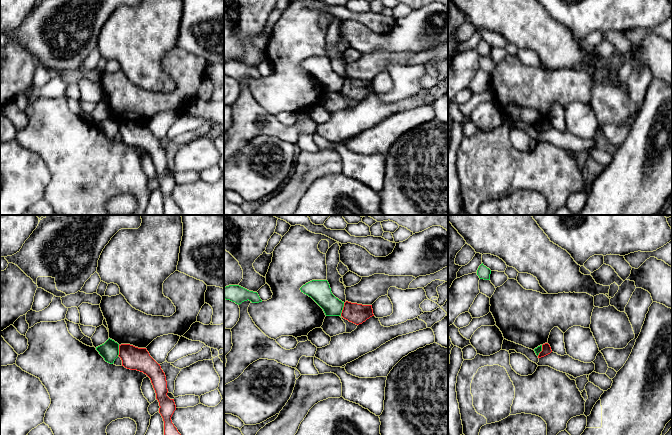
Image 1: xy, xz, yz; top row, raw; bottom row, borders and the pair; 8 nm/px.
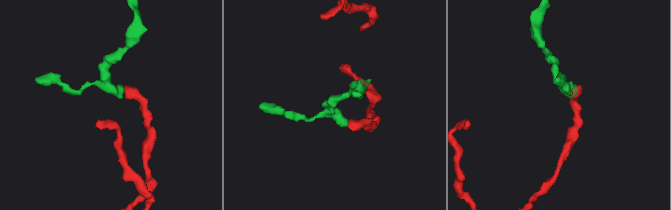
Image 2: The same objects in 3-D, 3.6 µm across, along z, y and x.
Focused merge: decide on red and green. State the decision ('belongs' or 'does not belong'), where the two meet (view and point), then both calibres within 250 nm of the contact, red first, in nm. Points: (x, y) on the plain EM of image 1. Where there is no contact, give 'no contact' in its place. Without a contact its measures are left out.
does not belong; meets red in xz at (343, 85); 160 nm thick on the red side, 180 nm on the other

